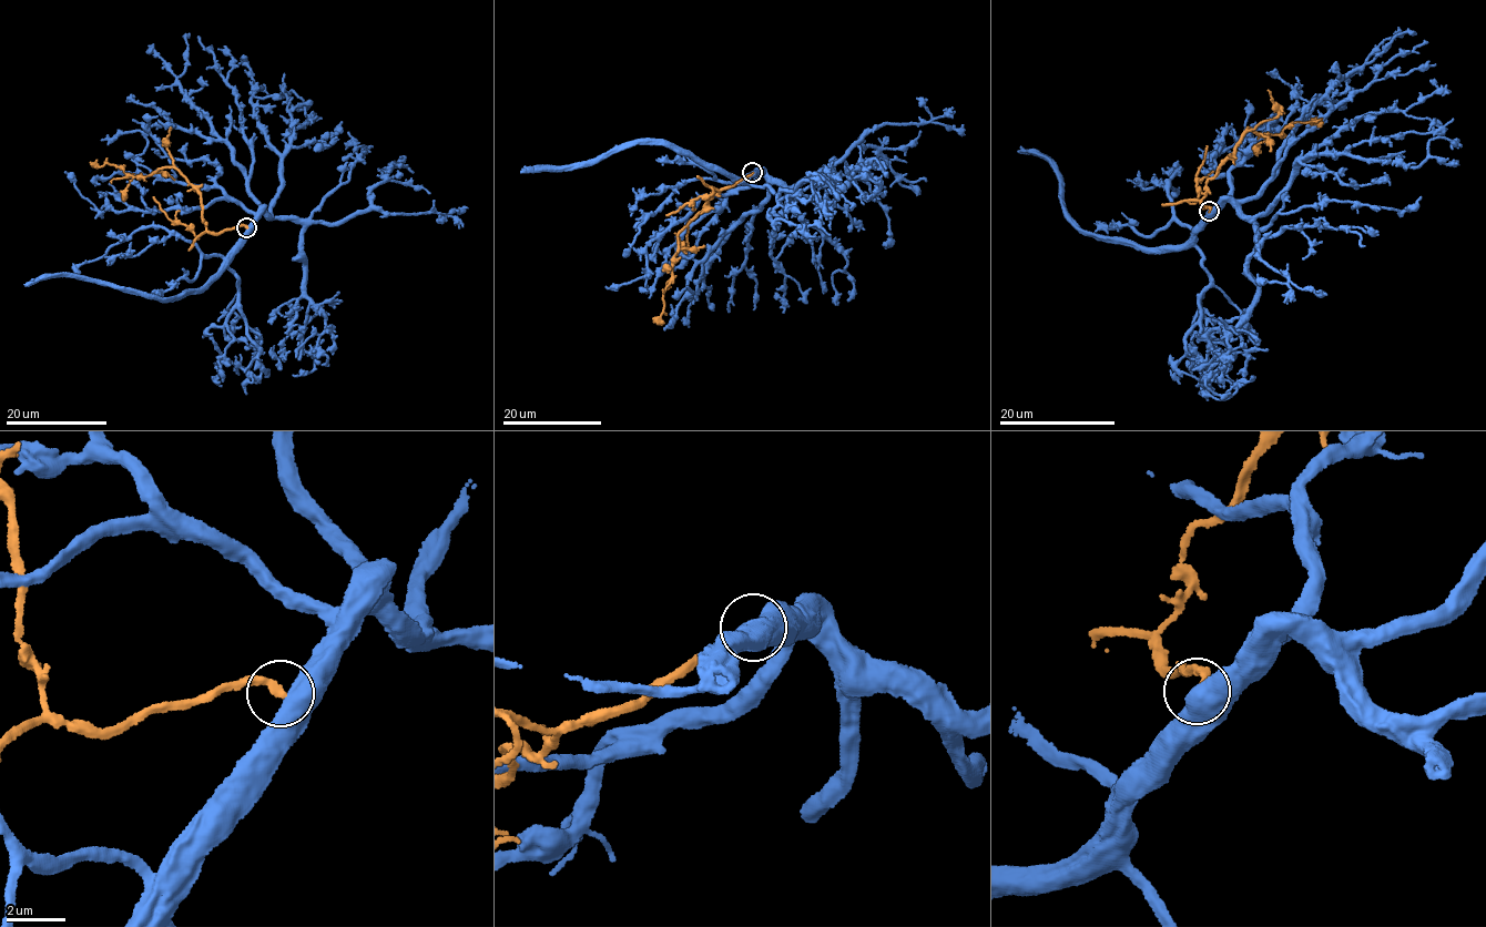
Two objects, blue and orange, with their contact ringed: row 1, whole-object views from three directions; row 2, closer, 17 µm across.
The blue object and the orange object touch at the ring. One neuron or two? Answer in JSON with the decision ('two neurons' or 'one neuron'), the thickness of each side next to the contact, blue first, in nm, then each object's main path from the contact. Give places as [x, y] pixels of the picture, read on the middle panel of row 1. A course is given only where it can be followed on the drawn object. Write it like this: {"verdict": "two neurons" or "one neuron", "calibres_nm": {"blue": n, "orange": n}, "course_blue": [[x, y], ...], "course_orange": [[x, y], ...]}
{"verdict": "two neurons", "calibres_nm": {"blue": 750, "orange": 260}, "course_blue": [[753, 172], [743, 181], [705, 167], [692, 156], [677, 153], [663, 143], [638, 143], [566, 167], [521, 171]], "course_orange": [[753, 173], [734, 185], [711, 193], [704, 210], [679, 232], [672, 277], [663, 292], [661, 314], [653, 323]]}

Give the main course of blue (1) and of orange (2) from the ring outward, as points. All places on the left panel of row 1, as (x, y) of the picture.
1: (247, 227), (219, 273), (205, 285), (170, 301), (69, 276), (42, 277), (24, 286)
2: (246, 227), (212, 233), (207, 230), (199, 193), (172, 167), (135, 177), (108, 162), (101, 166), (90, 161)

